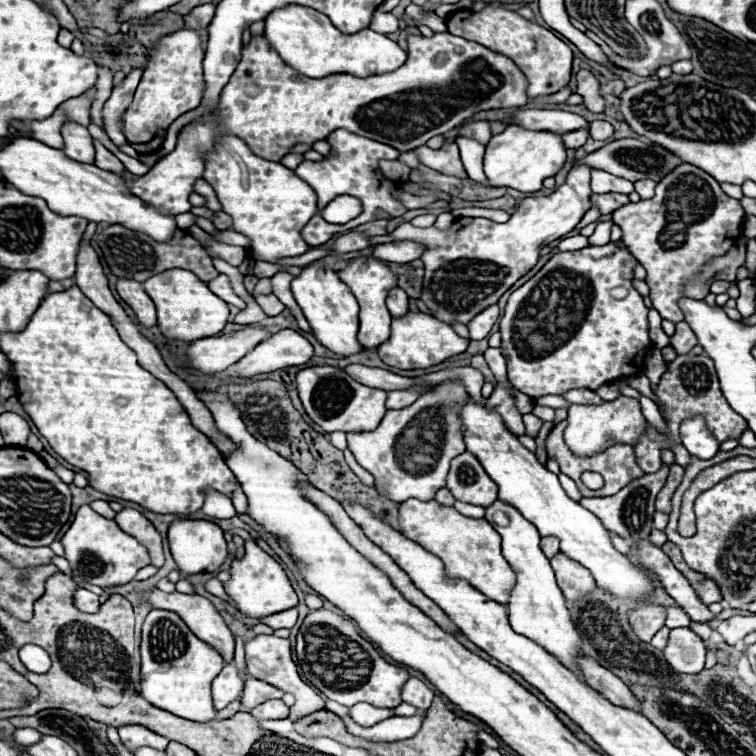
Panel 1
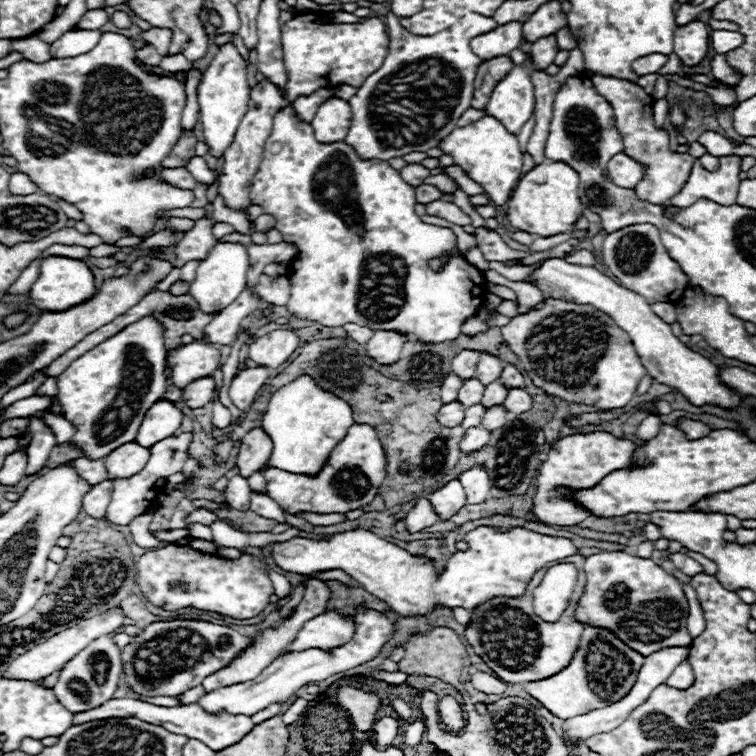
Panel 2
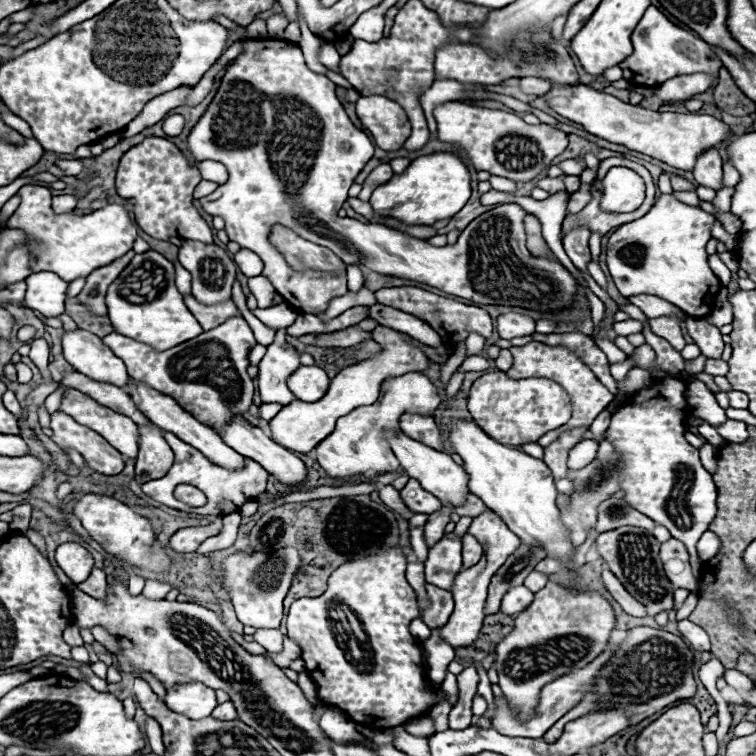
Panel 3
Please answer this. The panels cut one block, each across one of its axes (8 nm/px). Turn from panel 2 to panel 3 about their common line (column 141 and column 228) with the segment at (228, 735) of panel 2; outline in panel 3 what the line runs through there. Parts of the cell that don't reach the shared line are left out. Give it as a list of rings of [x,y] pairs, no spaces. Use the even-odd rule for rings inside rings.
[[[230,700],[224,702],[224,704],[218,704],[216,710],[212,712],[212,716],[218,718],[218,720],[236,720],[236,718],[238,718],[236,708],[234,708],[234,704],[232,704]]]

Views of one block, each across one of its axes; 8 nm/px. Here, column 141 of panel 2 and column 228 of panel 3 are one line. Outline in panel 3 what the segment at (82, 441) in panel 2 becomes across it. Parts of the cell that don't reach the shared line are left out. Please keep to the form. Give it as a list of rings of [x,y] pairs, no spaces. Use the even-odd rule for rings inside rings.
[[[242,316],[230,318],[218,328],[202,332],[200,336],[166,352],[156,352],[150,346],[116,332],[104,336],[104,344],[124,360],[130,378],[174,398],[186,412],[210,428],[224,428],[232,418],[242,416],[252,406],[254,384],[246,368],[250,366],[248,354],[256,346],[256,340]]]

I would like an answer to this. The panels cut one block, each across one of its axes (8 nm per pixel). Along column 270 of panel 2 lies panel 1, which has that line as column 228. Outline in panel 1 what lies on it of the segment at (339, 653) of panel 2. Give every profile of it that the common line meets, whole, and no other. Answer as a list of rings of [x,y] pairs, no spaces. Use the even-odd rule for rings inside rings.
[[[232,660],[232,662],[224,664],[222,672],[212,682],[212,696],[214,696],[216,710],[222,710],[232,700],[236,700],[236,696],[242,688],[244,688],[244,680],[240,678],[236,662]]]

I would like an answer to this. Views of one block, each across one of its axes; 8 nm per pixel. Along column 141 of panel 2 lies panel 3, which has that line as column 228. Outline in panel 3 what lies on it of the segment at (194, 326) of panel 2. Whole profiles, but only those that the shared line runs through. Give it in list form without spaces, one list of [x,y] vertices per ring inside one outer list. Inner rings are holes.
[[[186,296],[184,304],[188,306],[188,310],[196,316],[196,320],[200,322],[200,326],[204,330],[212,330],[220,324],[224,324],[228,318],[234,318],[238,314],[238,308],[234,306],[232,300],[216,304],[216,306],[204,306],[200,302],[194,300],[194,296]]]

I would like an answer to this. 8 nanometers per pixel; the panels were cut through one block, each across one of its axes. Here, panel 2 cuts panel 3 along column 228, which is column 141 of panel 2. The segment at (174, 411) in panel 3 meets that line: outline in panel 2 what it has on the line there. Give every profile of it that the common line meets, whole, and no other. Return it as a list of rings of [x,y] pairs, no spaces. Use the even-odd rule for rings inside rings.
[[[128,442],[116,450],[112,450],[112,454],[108,454],[104,458],[104,466],[108,472],[108,478],[116,480],[116,478],[130,478],[132,474],[138,474],[144,464],[150,458],[150,450],[136,446],[136,442]]]

